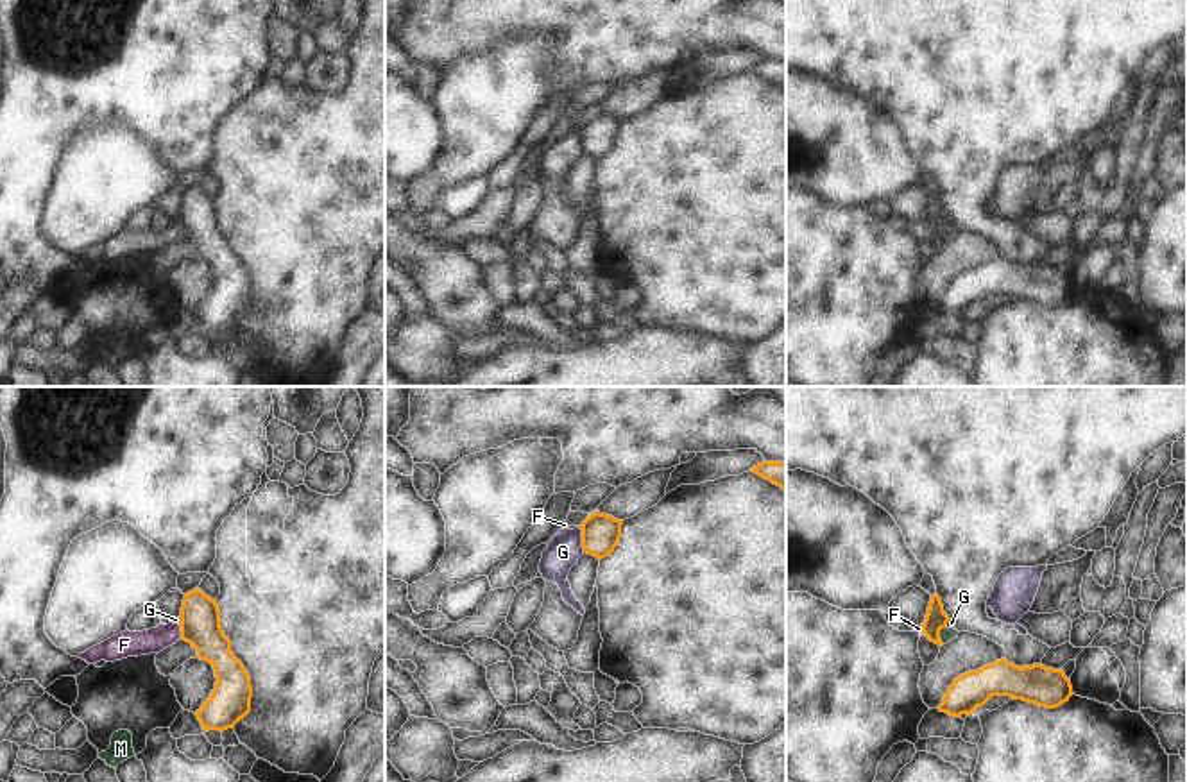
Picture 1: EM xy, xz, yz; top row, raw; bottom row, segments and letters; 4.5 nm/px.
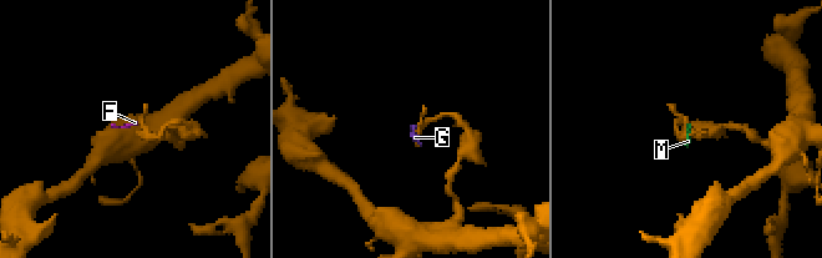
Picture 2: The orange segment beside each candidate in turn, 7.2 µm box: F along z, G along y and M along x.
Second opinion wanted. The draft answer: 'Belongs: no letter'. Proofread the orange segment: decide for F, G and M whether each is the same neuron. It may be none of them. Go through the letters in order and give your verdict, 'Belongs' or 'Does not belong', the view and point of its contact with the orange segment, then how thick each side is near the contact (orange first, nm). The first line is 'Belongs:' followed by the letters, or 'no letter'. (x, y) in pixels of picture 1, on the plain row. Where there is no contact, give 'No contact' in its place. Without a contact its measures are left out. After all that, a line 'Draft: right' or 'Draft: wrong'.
Belongs: no letter
F: Does not belong. Touches orange at xy (181, 231). Thickness 180 nm (orange) against 110 nm
G: Does not belong. Touches orange at xz (582, 138). Thickness 180 nm (orange) against 150 nm
M: Does not belong. Touches orange at yz (939, 235). Thickness 100 nm (orange) against 60 nm
Draft: right

